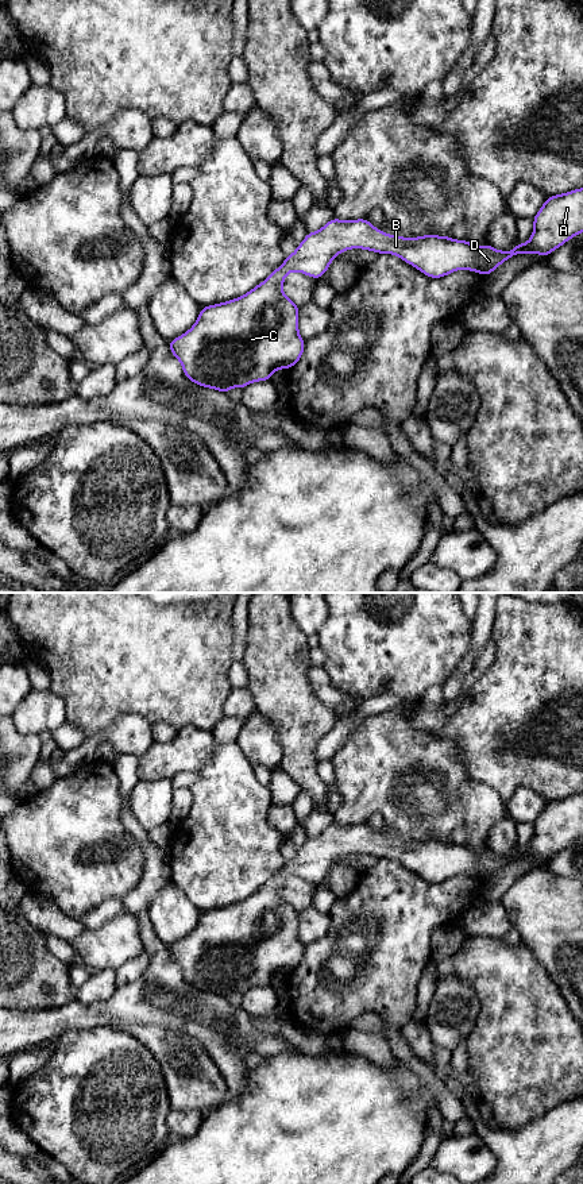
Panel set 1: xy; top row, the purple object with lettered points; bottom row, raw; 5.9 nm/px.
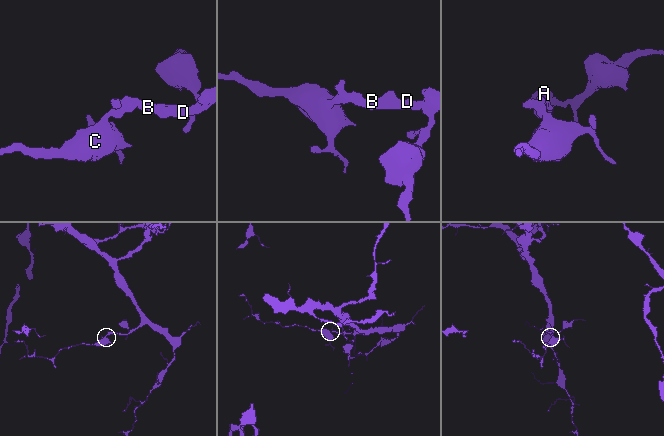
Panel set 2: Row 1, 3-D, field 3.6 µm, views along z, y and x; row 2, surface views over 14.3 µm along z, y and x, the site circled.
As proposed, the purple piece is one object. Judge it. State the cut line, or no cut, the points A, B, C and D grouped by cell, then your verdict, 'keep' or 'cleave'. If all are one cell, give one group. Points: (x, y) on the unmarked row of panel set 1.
no cut; A B C D; keep

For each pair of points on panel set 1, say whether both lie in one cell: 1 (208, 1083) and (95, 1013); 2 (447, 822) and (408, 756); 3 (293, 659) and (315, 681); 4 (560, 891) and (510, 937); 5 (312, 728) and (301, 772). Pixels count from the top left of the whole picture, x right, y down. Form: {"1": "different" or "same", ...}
{"1": "different", "2": "same", "3": "different", "4": "different", "5": "same"}

